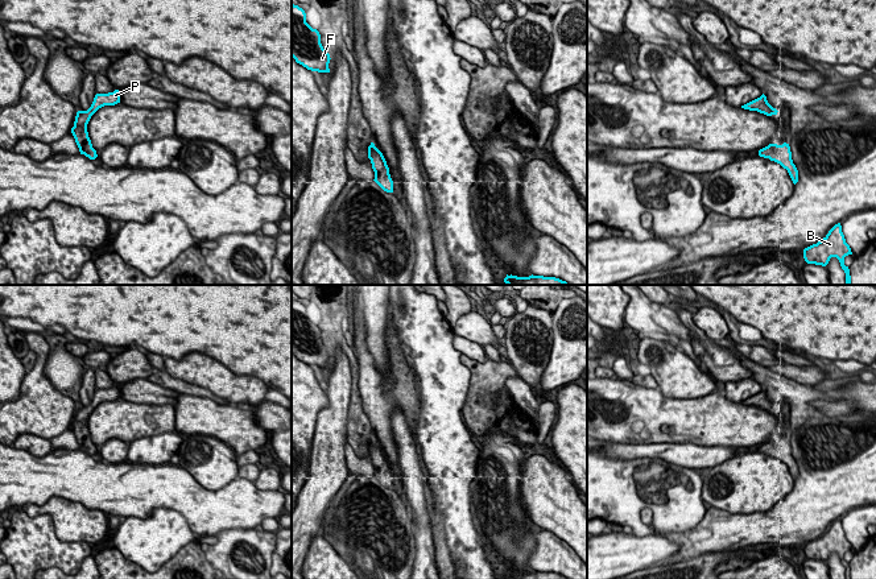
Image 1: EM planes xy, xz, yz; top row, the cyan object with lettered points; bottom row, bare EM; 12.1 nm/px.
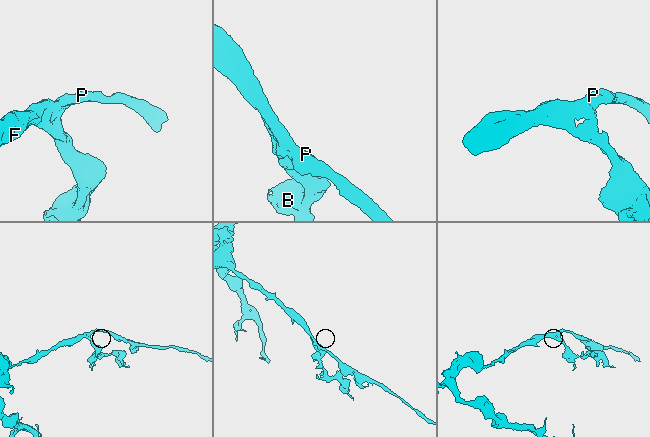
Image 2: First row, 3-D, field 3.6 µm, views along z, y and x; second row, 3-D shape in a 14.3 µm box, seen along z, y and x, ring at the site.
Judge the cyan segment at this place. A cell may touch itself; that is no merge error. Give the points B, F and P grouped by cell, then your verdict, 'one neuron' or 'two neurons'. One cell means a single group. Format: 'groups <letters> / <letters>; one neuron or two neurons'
groups B F P; one neuron

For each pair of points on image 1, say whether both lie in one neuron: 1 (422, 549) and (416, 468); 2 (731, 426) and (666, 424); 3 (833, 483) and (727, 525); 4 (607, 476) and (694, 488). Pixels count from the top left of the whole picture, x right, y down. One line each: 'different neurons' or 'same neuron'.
1: same neuron
2: same neuron
3: same neuron
4: same neuron

